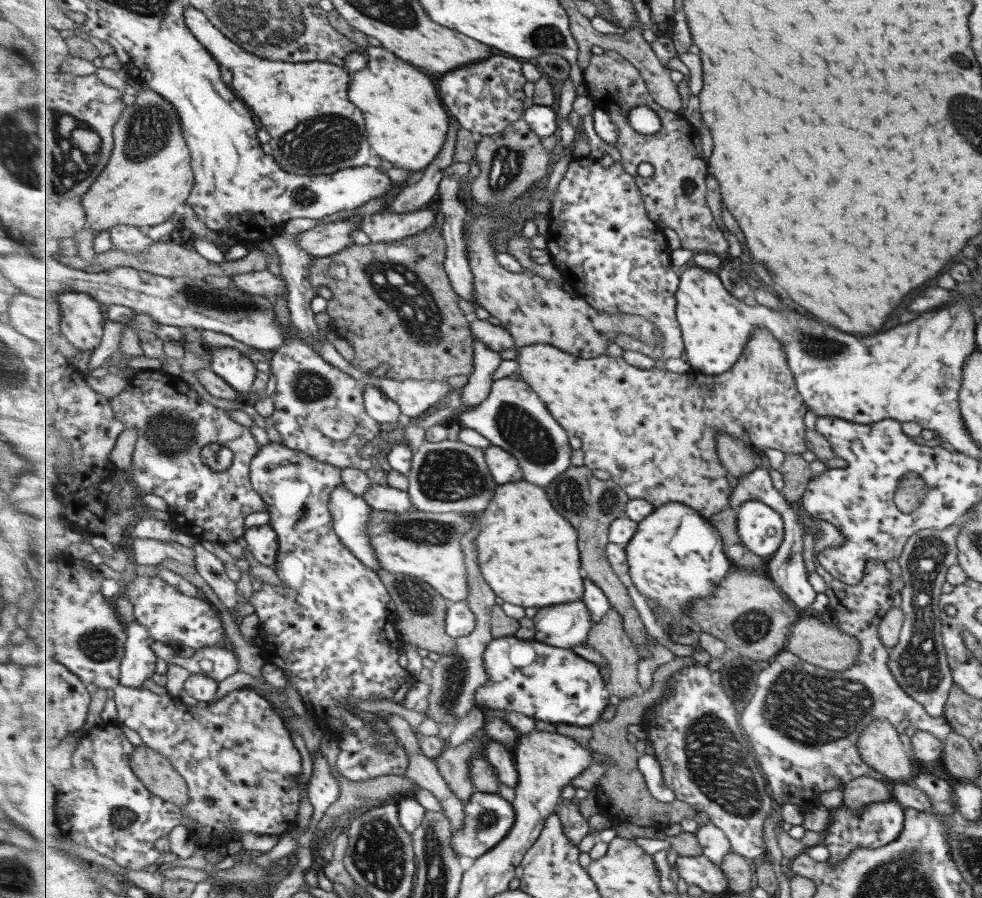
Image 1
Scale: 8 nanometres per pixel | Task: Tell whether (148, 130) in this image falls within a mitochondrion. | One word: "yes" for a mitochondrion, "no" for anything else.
yes

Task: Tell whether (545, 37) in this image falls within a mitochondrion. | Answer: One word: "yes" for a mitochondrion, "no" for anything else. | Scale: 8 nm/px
yes

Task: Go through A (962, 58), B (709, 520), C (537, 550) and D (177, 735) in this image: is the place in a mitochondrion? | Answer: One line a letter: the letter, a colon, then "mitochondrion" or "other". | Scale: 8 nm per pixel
A: mitochondrion
B: other
C: other
D: other

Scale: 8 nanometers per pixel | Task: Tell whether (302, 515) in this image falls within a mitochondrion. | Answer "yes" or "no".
yes

